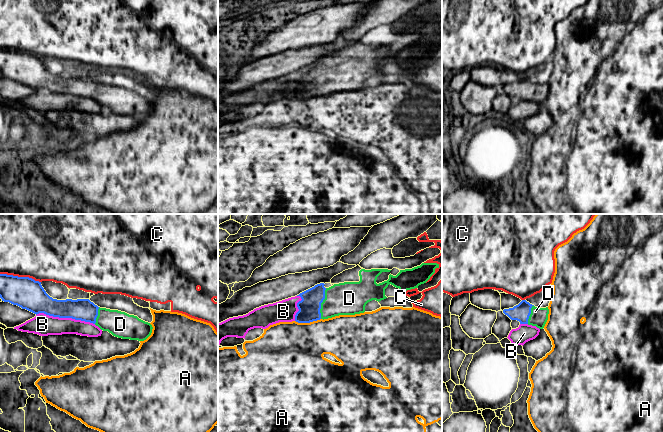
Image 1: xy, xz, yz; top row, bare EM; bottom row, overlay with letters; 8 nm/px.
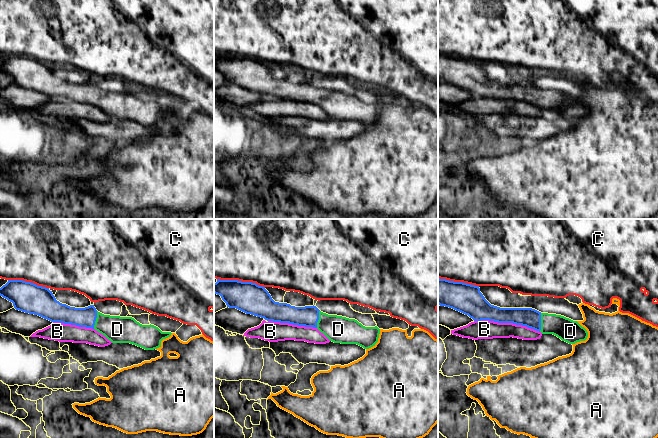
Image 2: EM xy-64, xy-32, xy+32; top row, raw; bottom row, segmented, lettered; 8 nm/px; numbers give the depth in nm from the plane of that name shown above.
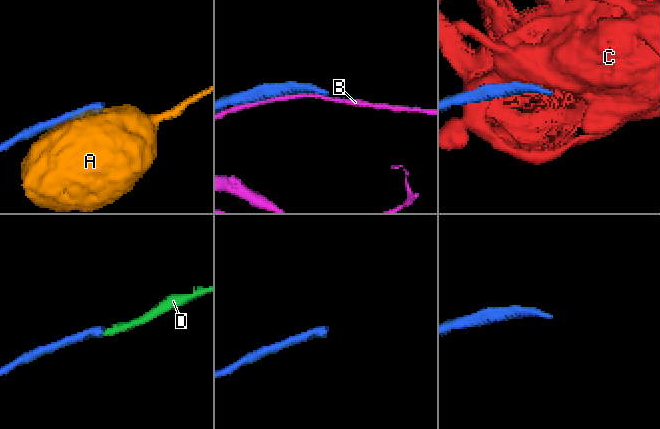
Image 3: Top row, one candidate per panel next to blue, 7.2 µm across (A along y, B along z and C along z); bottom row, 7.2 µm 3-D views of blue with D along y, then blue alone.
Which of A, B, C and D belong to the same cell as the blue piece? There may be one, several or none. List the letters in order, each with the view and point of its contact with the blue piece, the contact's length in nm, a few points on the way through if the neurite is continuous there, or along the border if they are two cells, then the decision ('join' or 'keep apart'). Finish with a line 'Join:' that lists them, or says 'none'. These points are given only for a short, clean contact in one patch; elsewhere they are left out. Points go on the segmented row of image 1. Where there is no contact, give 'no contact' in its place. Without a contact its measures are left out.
A: meets blue in xz at (307, 322); contact 200 nm long; keep apart
B: meets blue in xy at (65, 317); contact 480 nm long; keep apart
C: meets blue in xy at (20, 277); contact 340 nm long; keep apart
D: meets blue in xz at (321, 302); contact 260 nm long; runs through xz (309, 307), (321, 302), (349, 298); join
Join: D

